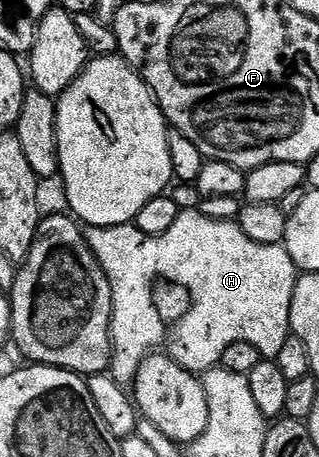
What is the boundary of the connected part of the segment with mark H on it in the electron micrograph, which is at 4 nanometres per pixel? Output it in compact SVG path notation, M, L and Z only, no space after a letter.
M183 210L180 211L177 222L173 222L173 227L165 230L165 234L160 236L146 236L140 228L135 227L134 223L109 226L108 228L88 227L85 235L88 246L98 258L99 265L102 266L104 274L107 275L111 283L113 306L111 307L111 366L109 375L121 385L134 385L135 375L141 362L156 350L162 350L172 360L178 362L186 372L202 374L208 372L210 368L216 367L222 361L225 350L228 346L233 346L233 342L249 342L253 346L257 346L260 357L273 358L281 351L282 344L293 334L291 331L291 303L297 279L297 269L293 258L289 258L283 244L262 244L245 238L245 230L241 230L241 226L234 219L214 220L198 210Z

